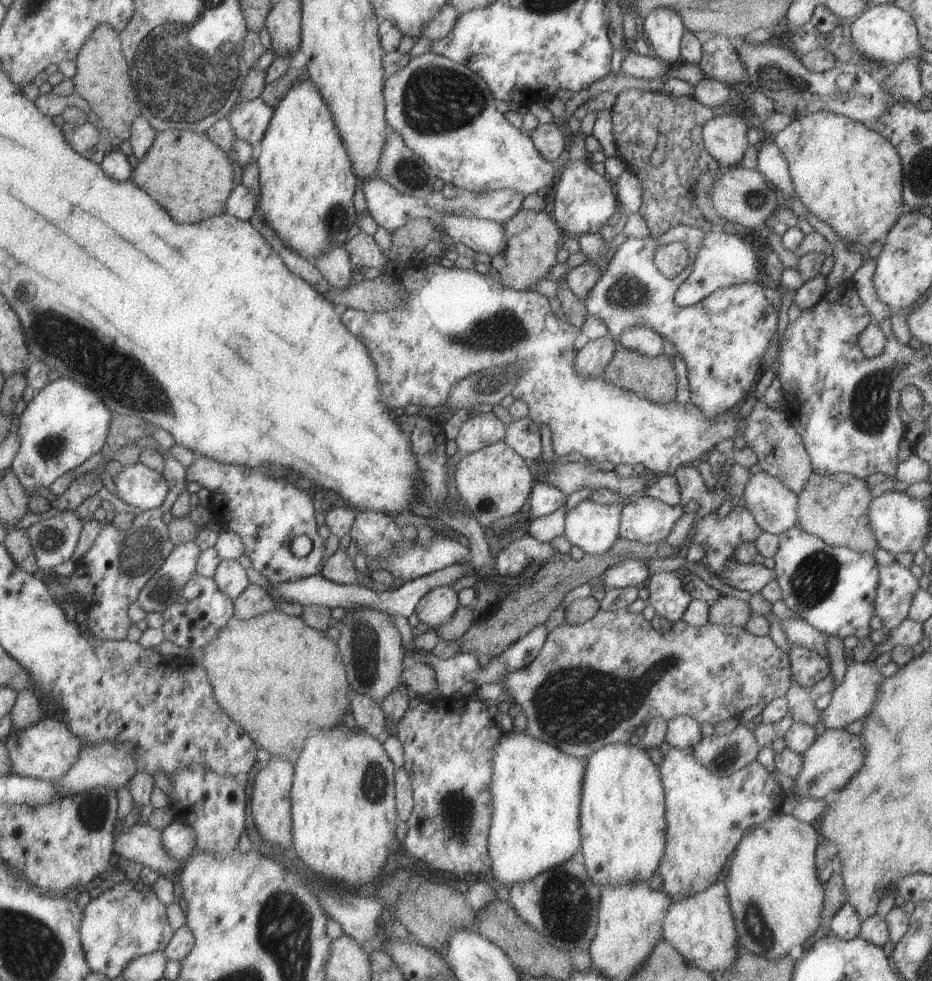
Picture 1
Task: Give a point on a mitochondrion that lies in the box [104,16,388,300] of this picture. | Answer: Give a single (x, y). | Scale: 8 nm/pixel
(204, 84)

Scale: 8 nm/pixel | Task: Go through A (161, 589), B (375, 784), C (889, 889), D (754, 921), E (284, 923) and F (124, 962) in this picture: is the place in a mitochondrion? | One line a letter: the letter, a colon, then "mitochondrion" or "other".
A: mitochondrion
B: mitochondrion
C: other
D: mitochondrion
E: mitochondrion
F: other

